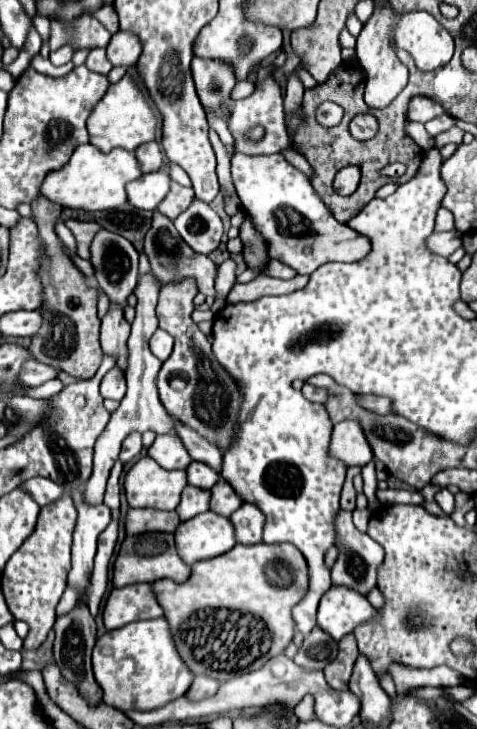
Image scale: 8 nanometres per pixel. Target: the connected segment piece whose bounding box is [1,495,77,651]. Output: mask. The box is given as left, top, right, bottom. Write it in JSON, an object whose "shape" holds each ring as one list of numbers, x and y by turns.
{"shape":[[69,495,53,505,47,505,39,513,39,521,31,537,11,555,1,577,1,591,7,607,15,619,29,625,29,635,23,641,23,649,31,651,41,647,47,633,55,625,55,607,65,591,67,573,71,571,71,535,77,519,77,509]]}

